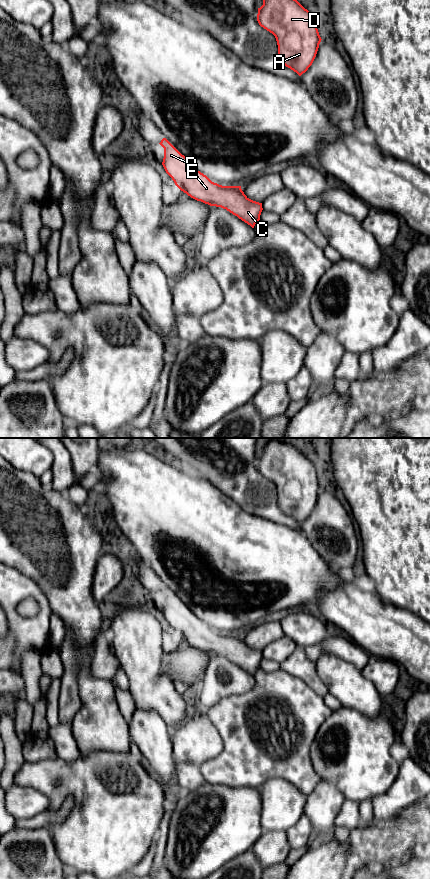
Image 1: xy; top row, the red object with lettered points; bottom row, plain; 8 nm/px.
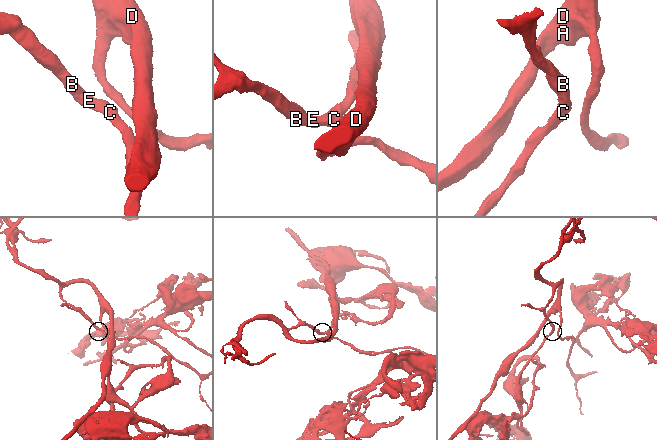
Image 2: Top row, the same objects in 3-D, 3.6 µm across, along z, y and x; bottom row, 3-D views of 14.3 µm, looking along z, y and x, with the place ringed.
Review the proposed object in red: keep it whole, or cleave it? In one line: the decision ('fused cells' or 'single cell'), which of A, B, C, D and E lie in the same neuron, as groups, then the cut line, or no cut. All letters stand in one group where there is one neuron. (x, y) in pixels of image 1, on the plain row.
single cell | A B C D E | no cut

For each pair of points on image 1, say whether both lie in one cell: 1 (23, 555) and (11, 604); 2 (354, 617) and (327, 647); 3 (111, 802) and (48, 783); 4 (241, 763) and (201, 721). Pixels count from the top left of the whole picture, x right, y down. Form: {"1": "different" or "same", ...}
{"1": "different", "2": "different", "3": "same", "4": "different"}

